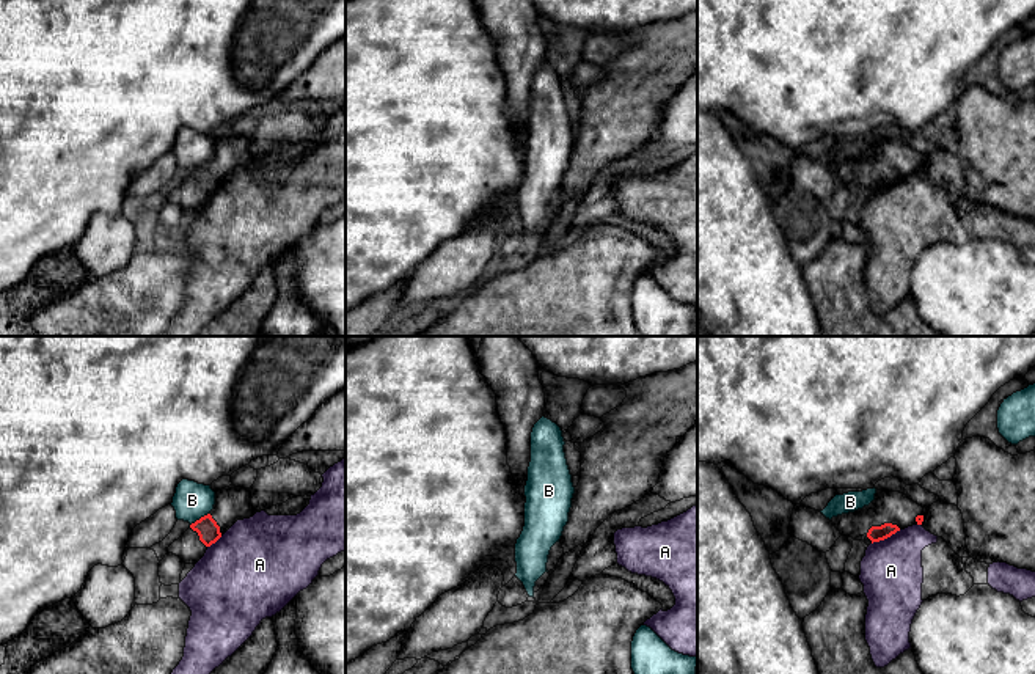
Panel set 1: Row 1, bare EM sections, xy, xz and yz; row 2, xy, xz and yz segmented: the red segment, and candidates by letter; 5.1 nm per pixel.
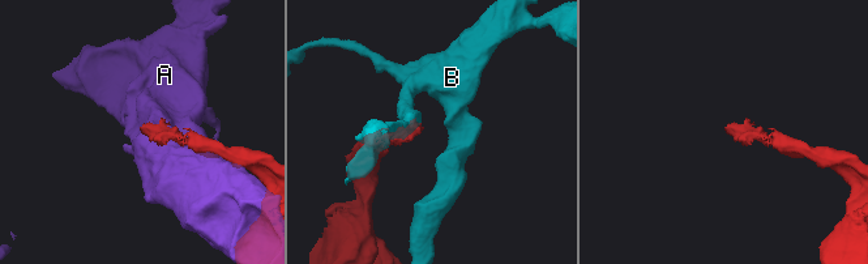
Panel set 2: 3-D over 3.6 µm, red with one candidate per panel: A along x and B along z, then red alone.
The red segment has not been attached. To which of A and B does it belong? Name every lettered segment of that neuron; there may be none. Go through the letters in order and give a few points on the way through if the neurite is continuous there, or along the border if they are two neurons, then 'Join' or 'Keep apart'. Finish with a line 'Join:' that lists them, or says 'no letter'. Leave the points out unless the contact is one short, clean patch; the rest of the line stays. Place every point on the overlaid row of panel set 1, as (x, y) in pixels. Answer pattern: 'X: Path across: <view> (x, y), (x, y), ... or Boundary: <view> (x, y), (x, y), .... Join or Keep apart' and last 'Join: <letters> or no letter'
A: Keep apart
B: Boundary: xy (209, 512), (190, 525). Keep apart
Join: no letter

